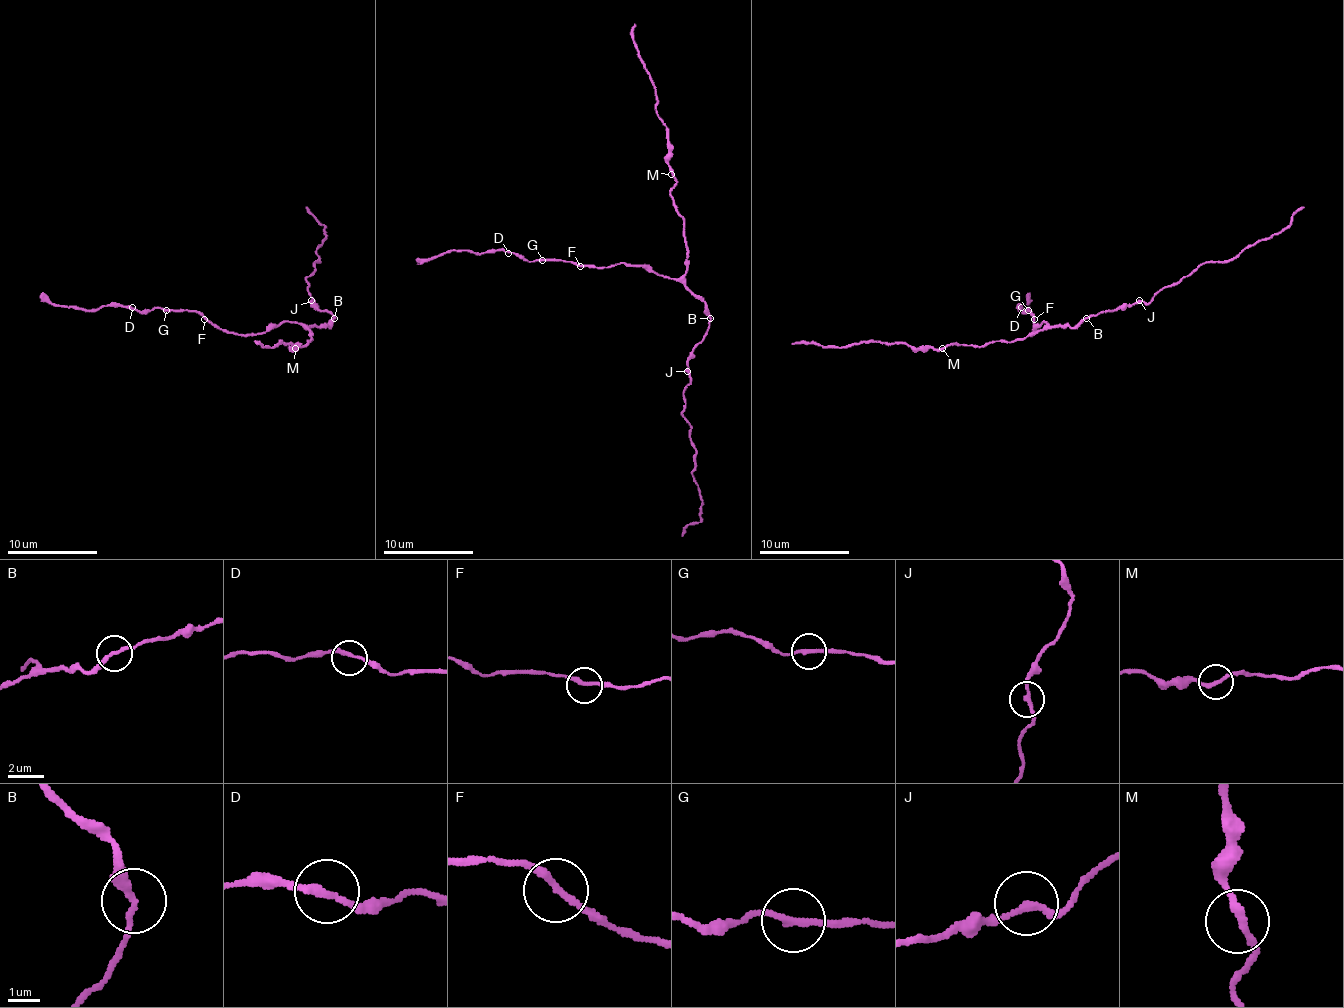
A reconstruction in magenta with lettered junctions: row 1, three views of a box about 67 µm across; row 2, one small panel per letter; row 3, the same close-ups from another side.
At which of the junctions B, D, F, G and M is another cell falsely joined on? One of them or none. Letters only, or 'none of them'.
B

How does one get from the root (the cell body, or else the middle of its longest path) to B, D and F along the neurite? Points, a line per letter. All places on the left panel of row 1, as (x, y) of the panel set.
B: (316, 325), (329, 328), (334, 319)
D: (316, 325), (282, 321), (263, 332), (234, 334), (214, 328), (195, 312), (159, 307), (139, 312), (132, 307)
F: (316, 325), (282, 321), (263, 332), (234, 334), (214, 328), (204, 319)

